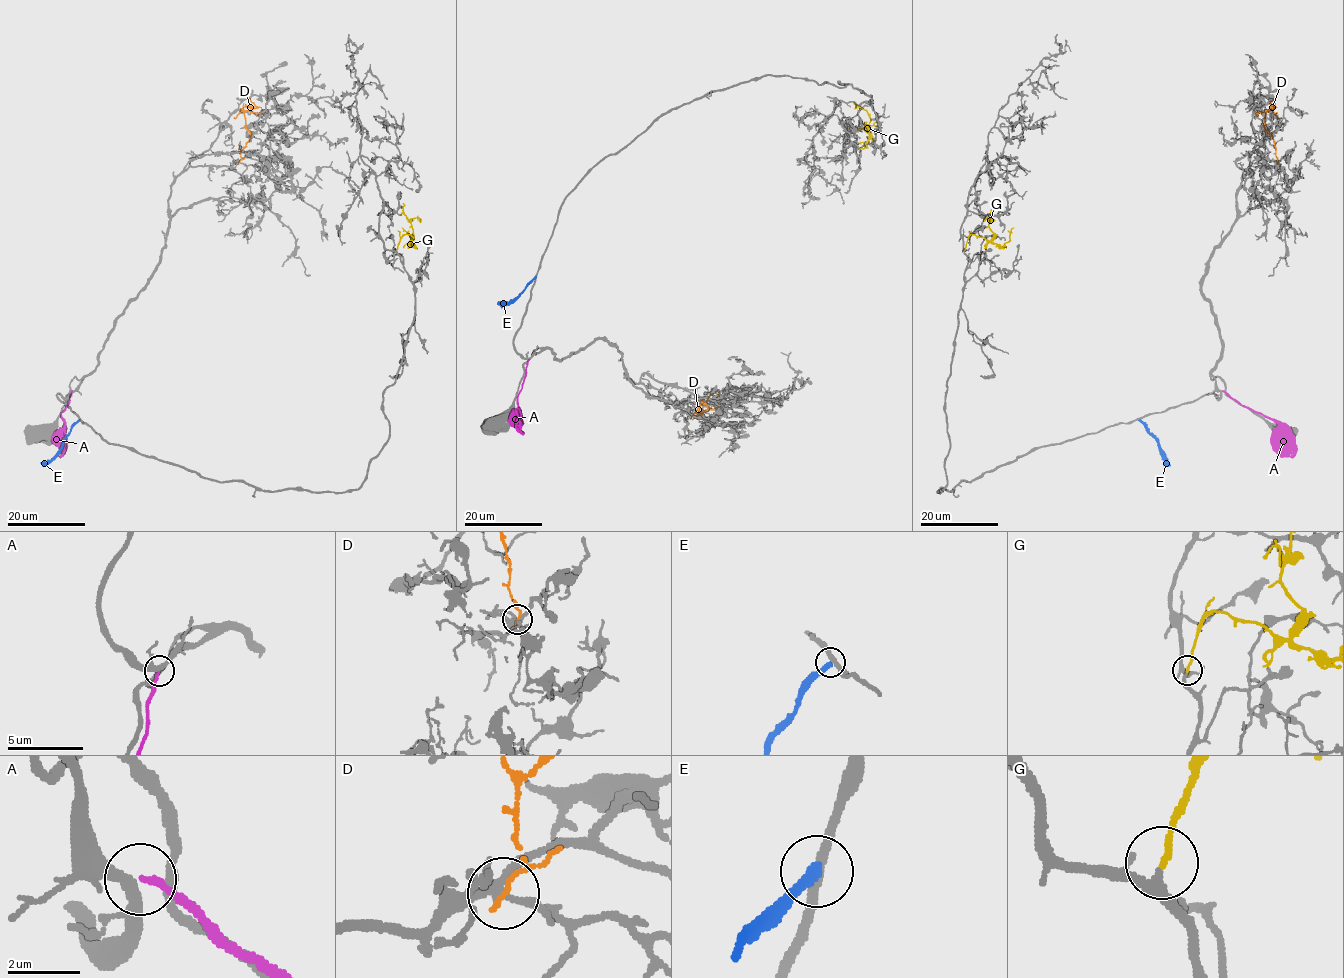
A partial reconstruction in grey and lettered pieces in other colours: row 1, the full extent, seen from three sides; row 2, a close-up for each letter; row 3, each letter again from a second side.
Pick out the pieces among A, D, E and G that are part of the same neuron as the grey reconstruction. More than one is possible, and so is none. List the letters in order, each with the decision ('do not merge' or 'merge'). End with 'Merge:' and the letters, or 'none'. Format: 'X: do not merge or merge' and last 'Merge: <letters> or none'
A: do not merge
D: do not merge
E: do not merge
G: merge
Merge: G

